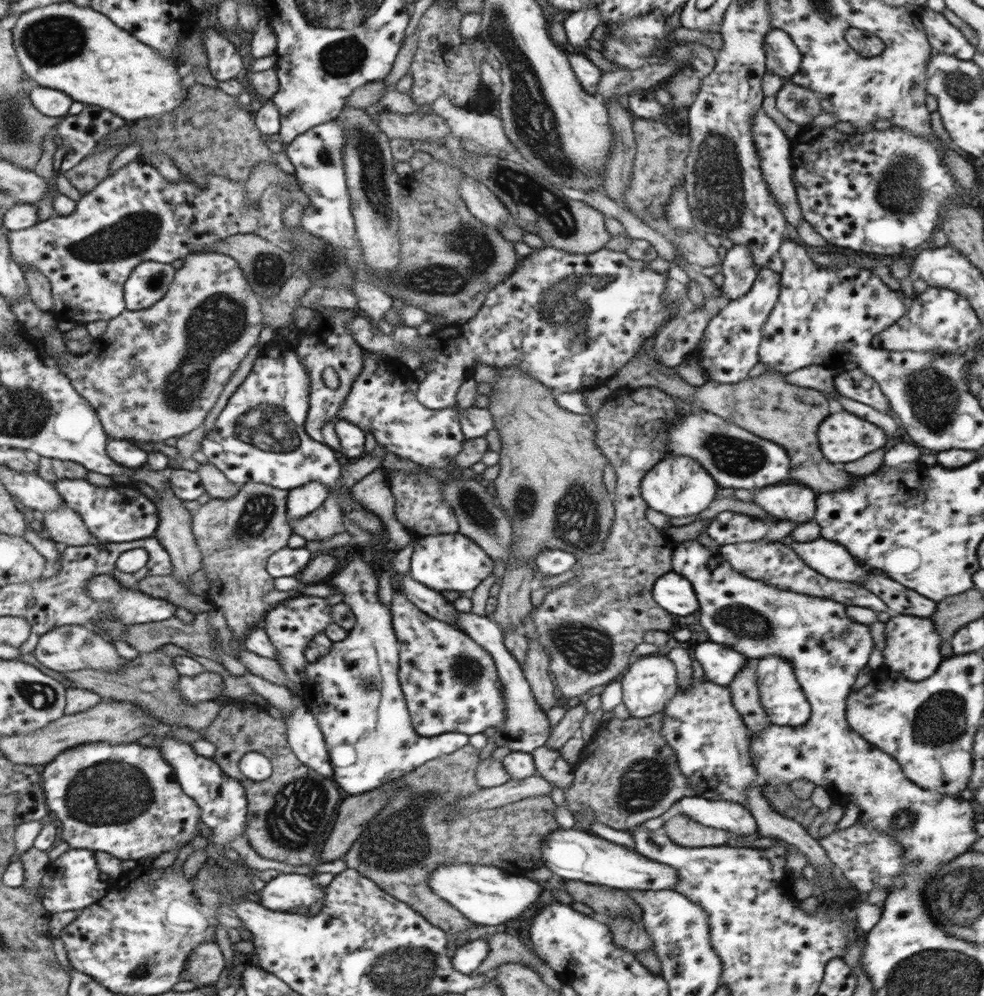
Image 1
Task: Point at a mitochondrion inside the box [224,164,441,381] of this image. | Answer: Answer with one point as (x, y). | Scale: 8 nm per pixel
(268, 269)

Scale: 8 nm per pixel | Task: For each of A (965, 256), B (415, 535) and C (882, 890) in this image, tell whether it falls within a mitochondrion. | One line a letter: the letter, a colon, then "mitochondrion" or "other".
A: other
B: other
C: other

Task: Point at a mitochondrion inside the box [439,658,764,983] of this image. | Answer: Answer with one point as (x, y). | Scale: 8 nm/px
(646, 781)

